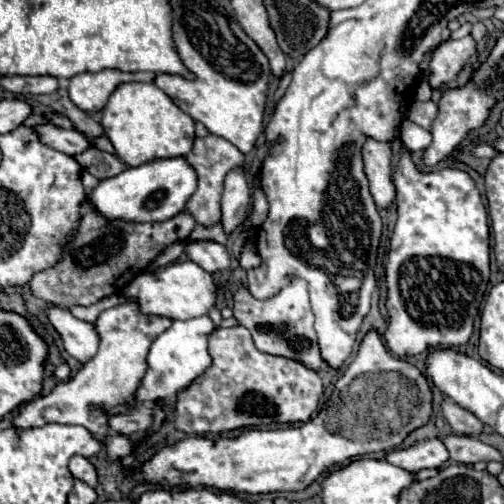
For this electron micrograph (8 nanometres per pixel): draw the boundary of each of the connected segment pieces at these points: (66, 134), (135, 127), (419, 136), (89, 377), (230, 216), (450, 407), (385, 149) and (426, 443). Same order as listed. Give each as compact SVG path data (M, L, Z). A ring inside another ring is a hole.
M46 124L46 126L36 126L36 132L40 134L40 140L44 144L70 156L82 154L86 148L90 148L90 142L78 130L64 130L54 124Z
M120 84L102 110L102 128L110 138L116 156L128 166L142 166L154 158L186 156L194 144L194 120L180 110L156 84Z
M406 120L402 124L402 142L408 150L412 152L422 152L432 140L432 134L428 130L424 130L422 126L414 124L412 120Z
M122 302L116 308L102 312L96 320L96 330L100 334L98 354L86 362L74 378L60 382L48 396L36 396L32 402L24 404L18 418L14 420L14 426L32 428L50 422L80 424L88 428L92 436L104 440L108 434L108 416L128 412L126 406L134 402L136 388L140 386L146 372L148 348L158 334L170 328L170 324L170 318L142 314L136 302ZM98 406L104 406L106 410L100 410Z
M242 168L232 170L226 180L224 180L224 192L220 200L220 210L222 210L222 228L224 234L230 236L246 218L246 210L250 206L250 196L252 188L246 180L246 174Z
M446 398L442 402L442 412L444 412L444 418L446 422L450 424L450 428L456 432L456 434L468 434L468 436L478 436L482 432L486 432L488 428L468 410L464 410L462 406L454 404L450 398Z
M366 140L366 144L362 146L362 158L364 158L364 172L368 176L370 192L376 206L388 208L396 198L396 188L390 170L392 146L388 142Z
M440 438L422 440L410 448L394 450L384 456L384 460L392 462L404 470L410 470L410 472L418 472L422 468L440 468L442 464L448 462L448 458L450 458L450 454L446 452L446 446Z

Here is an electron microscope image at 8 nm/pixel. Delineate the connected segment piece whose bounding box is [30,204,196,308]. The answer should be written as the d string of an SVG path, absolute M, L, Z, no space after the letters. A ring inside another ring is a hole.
M88 204L80 220L76 240L66 246L66 252L56 266L32 276L30 290L34 296L62 308L96 304L106 296L122 292L126 284L130 284L136 274L146 270L150 260L154 260L166 246L188 240L194 226L196 220L186 210L164 222L142 224L128 220L108 220L92 204Z

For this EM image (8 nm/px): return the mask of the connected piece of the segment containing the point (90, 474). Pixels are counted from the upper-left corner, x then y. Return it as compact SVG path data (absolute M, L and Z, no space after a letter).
M74 456L74 458L70 460L70 472L72 472L74 478L86 482L90 488L96 486L96 470L94 470L94 466L90 464L88 458L84 458L84 456Z

